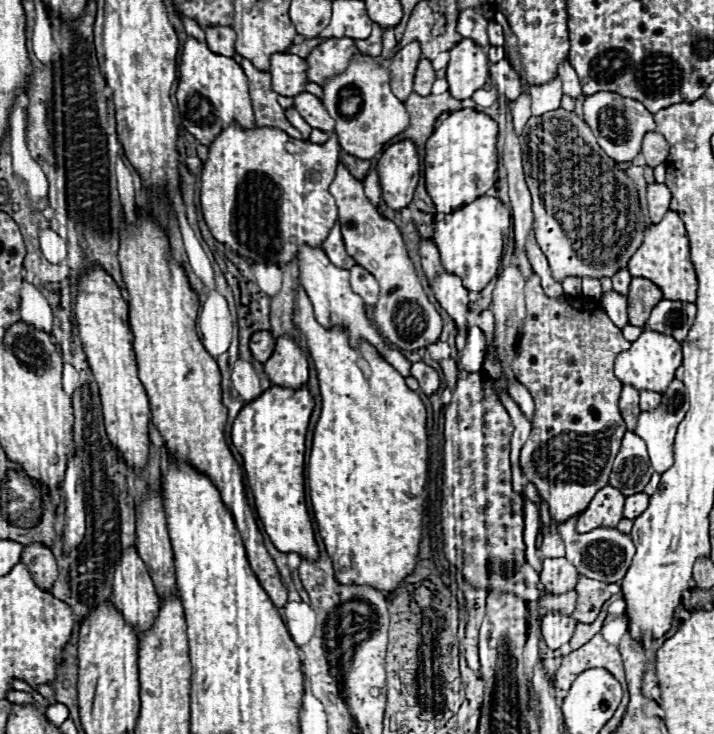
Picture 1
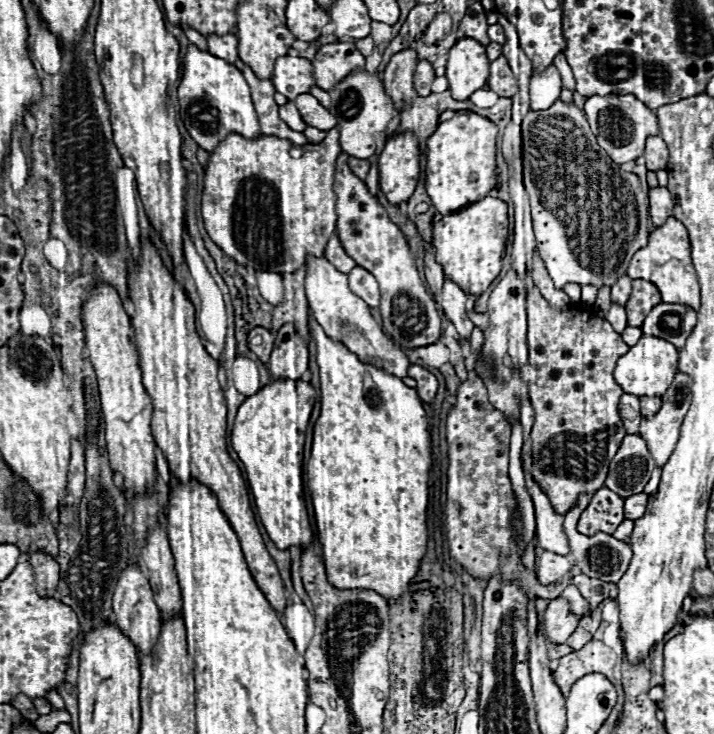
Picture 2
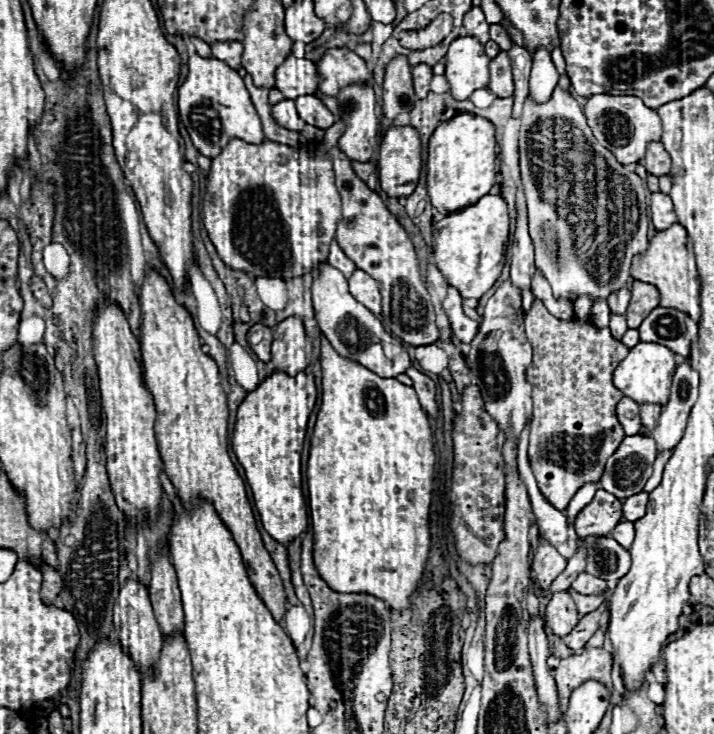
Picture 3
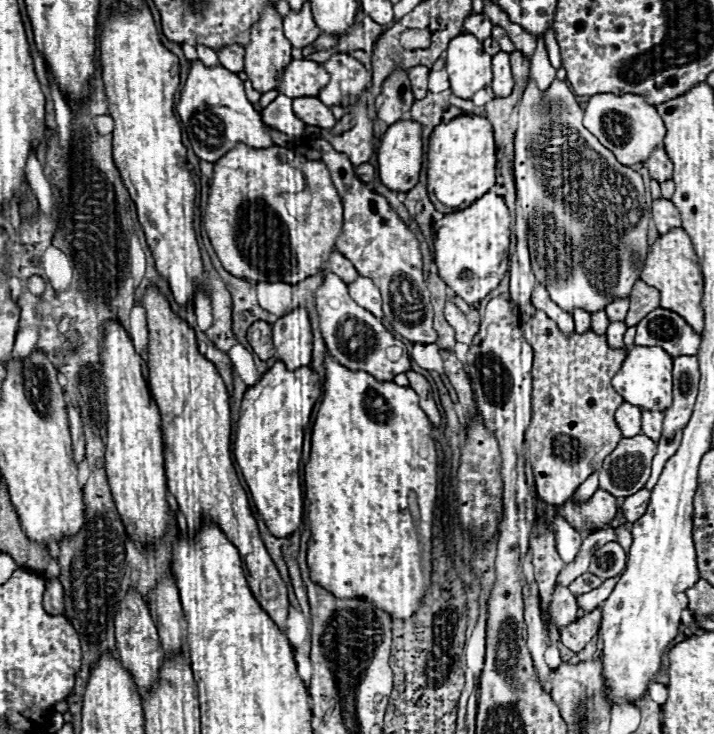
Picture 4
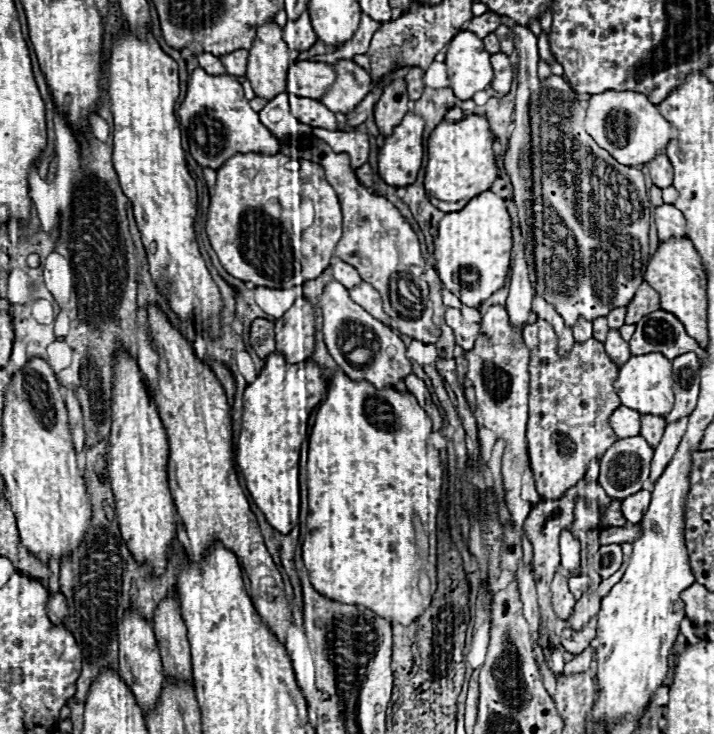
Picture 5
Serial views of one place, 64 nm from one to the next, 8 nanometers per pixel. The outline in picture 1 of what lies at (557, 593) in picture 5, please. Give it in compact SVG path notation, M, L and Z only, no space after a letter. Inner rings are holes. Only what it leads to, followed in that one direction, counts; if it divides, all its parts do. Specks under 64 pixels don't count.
M548 612L542 618L542 636L544 636L546 644L552 650L556 650L570 642L576 624L578 622L572 616L562 616L560 612Z

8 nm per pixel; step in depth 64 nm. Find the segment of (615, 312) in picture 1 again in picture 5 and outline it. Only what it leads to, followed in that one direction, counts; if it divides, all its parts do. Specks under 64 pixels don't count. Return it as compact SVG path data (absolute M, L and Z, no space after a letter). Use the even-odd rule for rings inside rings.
M610 330L608 332L608 338L604 342L604 348L606 348L606 354L614 360L614 364L620 368L622 364L626 364L626 360L630 358L630 350L628 350L628 344L620 338L620 332L618 330Z

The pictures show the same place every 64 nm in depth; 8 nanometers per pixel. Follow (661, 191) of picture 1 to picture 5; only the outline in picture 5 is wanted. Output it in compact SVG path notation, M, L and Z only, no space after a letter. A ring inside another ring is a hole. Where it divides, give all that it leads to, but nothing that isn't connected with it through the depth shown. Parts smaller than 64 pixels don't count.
M662 204L654 210L654 222L662 242L670 238L686 238L686 218L672 204Z

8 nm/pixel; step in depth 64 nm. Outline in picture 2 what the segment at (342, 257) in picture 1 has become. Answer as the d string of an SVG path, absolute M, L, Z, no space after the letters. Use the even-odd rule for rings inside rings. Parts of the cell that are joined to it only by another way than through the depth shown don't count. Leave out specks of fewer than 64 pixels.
M336 234L330 238L324 256L326 256L326 260L330 260L340 272L346 272L346 274L350 274L350 270L356 266L356 262L344 252L344 248L342 248L342 244L340 244L340 240L338 240Z

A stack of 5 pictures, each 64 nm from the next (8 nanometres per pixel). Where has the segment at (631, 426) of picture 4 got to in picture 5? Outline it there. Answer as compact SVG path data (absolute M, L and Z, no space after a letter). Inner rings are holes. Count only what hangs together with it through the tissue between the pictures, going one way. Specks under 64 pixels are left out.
M626 406L616 408L608 422L618 438L630 438L630 436L640 434L640 414L626 408Z

